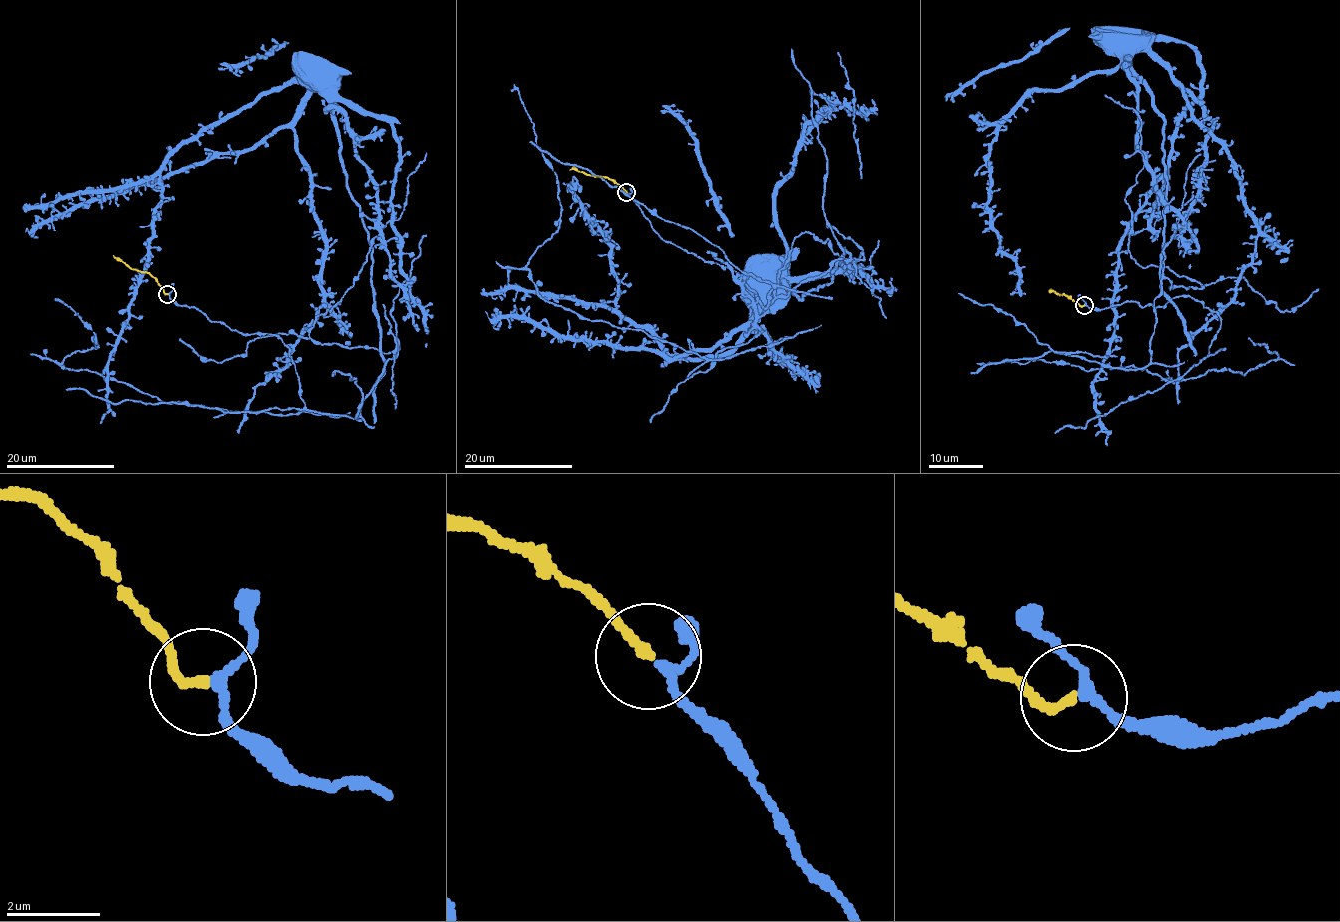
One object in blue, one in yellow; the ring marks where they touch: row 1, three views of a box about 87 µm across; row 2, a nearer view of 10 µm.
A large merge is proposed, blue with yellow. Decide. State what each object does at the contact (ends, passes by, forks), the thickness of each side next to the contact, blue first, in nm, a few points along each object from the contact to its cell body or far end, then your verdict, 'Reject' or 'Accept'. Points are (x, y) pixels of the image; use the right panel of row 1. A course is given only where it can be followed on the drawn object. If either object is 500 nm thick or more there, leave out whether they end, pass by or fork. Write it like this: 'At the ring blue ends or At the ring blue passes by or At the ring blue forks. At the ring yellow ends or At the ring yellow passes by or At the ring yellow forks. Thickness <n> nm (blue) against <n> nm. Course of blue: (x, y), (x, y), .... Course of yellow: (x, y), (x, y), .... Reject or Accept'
At the ring blue passes by. At the ring yellow ends. Thickness 170 nm (blue) against 200 nm. Course of blue: (1084, 305), (1163, 307), (1188, 295), (1214, 314), (1258, 233), (1236, 165), (1183, 87), (1102, 28). Course of yellow: (1084, 305), (1050, 288). Accept

